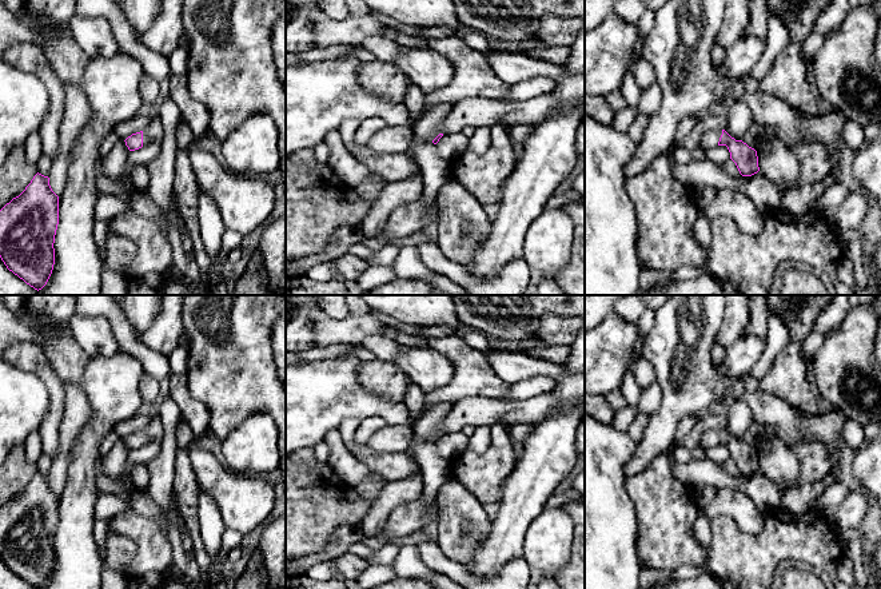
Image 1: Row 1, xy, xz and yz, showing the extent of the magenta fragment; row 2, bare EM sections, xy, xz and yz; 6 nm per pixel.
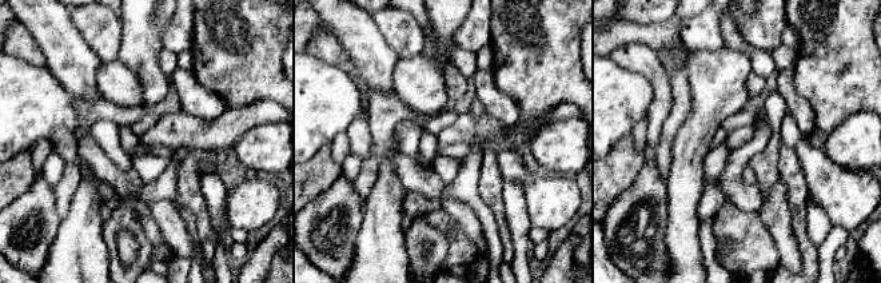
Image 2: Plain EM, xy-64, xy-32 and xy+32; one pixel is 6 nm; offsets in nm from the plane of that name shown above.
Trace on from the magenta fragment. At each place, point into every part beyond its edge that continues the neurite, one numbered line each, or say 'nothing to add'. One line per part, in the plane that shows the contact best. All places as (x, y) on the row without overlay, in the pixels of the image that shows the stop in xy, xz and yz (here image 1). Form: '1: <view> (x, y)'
1: yz (709, 438)

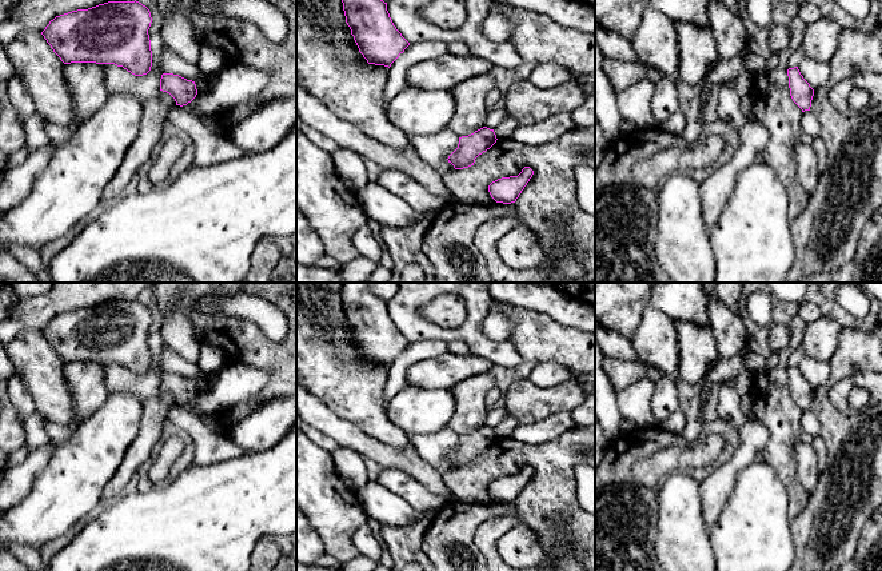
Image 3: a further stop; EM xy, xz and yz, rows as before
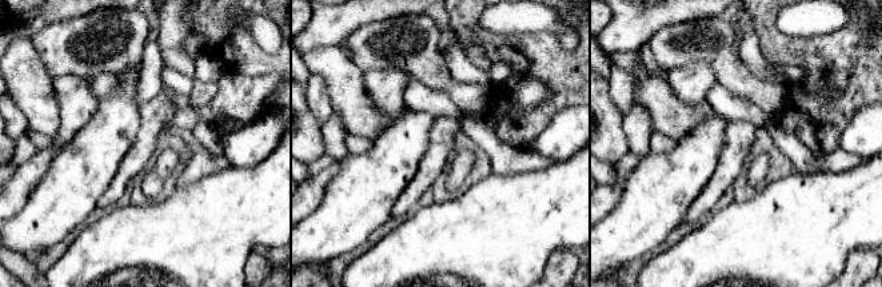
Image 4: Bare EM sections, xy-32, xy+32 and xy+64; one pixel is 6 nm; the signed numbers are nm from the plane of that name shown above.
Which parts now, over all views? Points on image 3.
nothing to add

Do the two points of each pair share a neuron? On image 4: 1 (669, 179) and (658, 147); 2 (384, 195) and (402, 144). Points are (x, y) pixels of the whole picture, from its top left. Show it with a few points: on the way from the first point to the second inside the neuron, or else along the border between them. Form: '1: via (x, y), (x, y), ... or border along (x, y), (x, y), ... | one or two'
1: border along (678, 140), (667, 151), (650, 152) | two
2: via (384, 183), (384, 170), (394, 156) | one

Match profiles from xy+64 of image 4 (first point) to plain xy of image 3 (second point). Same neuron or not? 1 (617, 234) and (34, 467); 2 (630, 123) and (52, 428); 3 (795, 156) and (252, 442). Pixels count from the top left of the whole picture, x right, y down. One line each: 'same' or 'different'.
1: different
2: different
3: different

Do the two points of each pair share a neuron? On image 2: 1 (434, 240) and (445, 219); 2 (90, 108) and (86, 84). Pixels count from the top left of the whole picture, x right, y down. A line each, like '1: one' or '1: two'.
1: two
2: two

